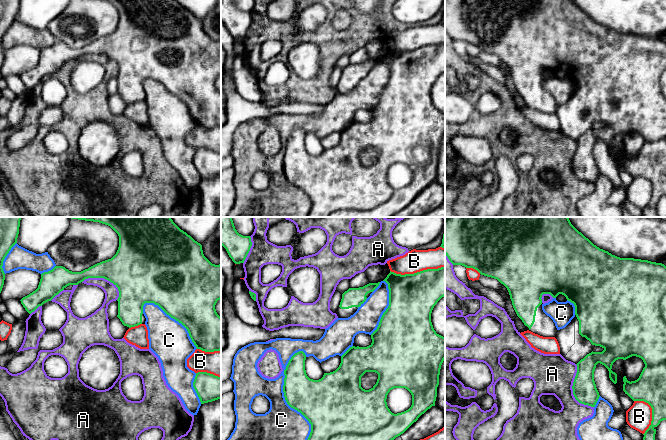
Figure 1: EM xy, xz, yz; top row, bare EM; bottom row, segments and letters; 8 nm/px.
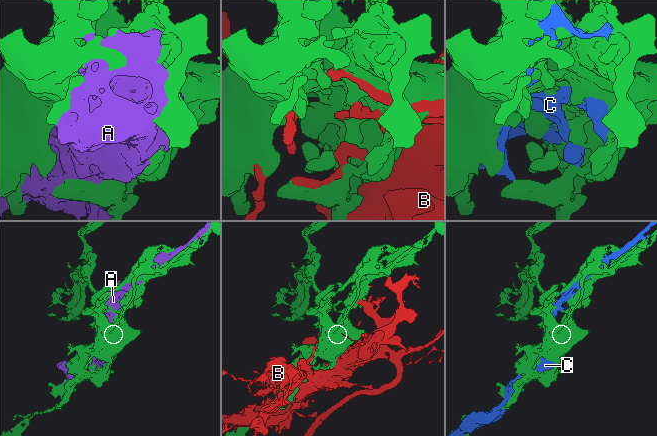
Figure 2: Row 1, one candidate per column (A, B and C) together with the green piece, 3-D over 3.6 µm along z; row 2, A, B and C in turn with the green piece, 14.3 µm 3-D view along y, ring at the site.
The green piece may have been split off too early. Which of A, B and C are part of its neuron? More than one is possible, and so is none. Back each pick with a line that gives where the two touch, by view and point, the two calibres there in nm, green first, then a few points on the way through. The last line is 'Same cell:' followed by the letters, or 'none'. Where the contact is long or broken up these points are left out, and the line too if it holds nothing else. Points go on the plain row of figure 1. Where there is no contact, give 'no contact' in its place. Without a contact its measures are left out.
Same cell: none

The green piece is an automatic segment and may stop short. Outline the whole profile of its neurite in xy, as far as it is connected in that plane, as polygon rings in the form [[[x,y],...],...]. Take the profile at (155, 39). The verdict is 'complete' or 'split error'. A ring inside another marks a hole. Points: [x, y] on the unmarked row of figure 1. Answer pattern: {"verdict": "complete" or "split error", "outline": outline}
{"verdict": "split error", "outline": [[[176,0],[105,1],[110,2],[119,12],[119,23],[116,30],[111,35],[97,39],[81,48],[72,48],[63,42],[55,42],[52,46],[42,49],[38,64],[20,76],[25,86],[31,90],[39,82],[51,77],[69,61],[78,61],[88,54],[104,54],[118,64],[117,93],[127,106],[145,100],[146,94],[143,90],[143,82],[145,79],[154,79],[187,105],[197,125],[205,128],[220,127],[221,93],[217,90],[215,81],[221,75],[221,40],[212,40],[204,32],[202,21]]]}

